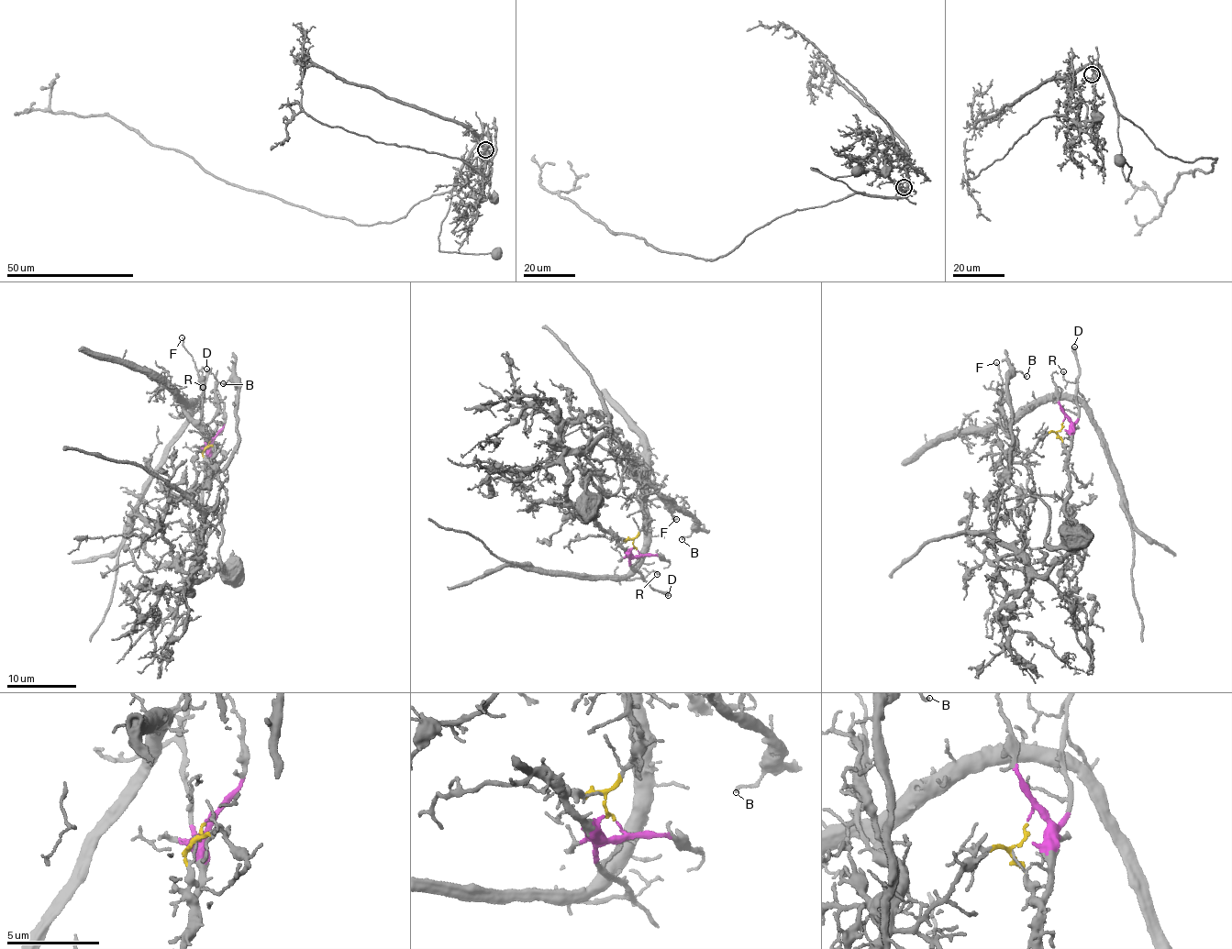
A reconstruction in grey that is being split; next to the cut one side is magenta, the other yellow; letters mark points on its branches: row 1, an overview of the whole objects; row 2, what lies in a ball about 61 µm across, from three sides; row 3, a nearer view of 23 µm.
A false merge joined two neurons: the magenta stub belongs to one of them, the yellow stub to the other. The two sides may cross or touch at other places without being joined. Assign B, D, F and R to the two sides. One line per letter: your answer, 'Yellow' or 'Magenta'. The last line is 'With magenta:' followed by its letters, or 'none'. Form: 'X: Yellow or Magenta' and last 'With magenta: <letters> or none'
B: Yellow
D: Magenta
F: Yellow
R: Magenta
With magenta: D, R

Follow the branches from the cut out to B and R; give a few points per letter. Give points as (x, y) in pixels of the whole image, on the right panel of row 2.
B: (1062, 423), (1058, 430), (1044, 431), (1024, 459), (1010, 464), (1009, 470), (1008, 379), (1018, 372), (1026, 375)
R: (1062, 421), (1078, 419), (1077, 379), (1068, 381), (1063, 370)

